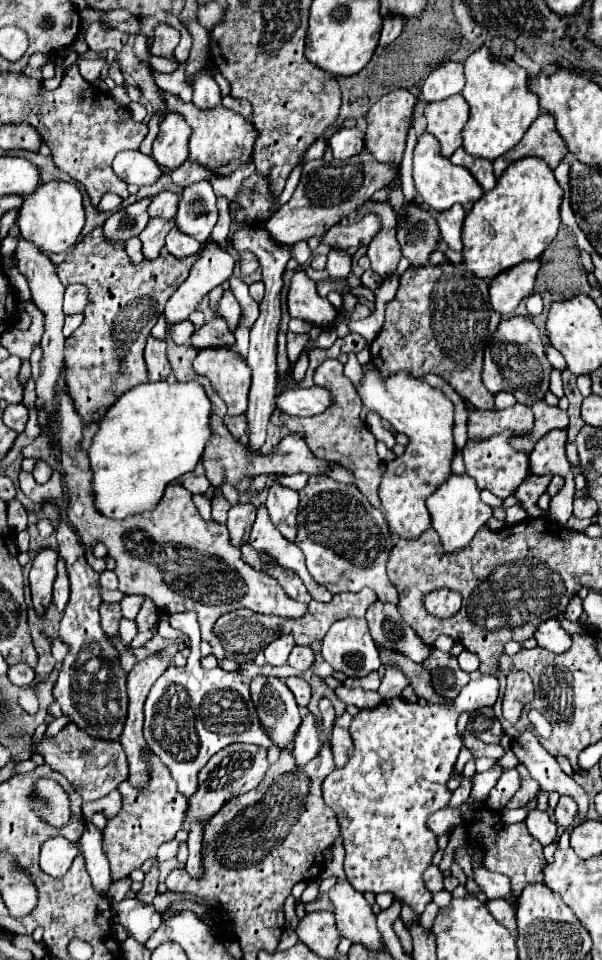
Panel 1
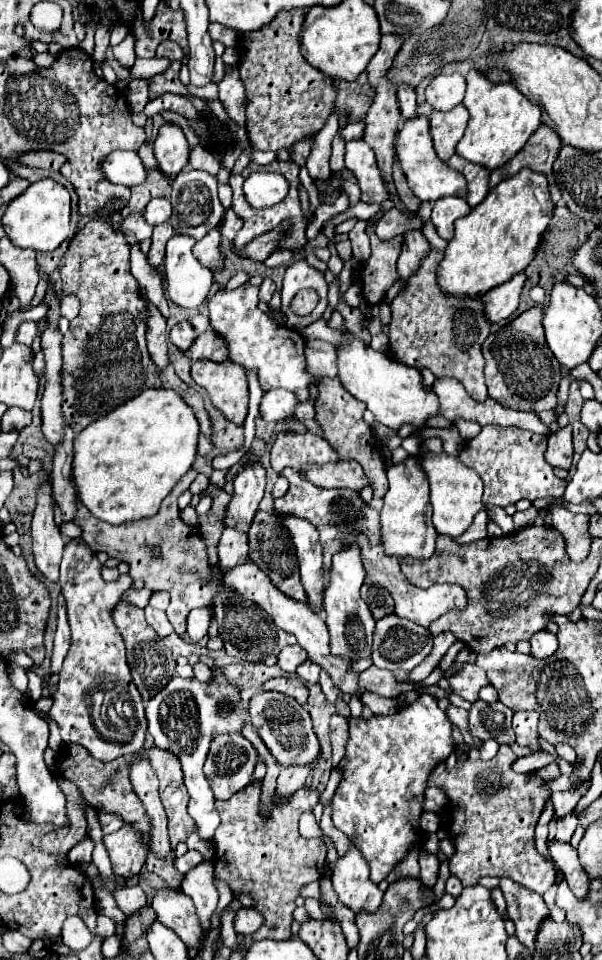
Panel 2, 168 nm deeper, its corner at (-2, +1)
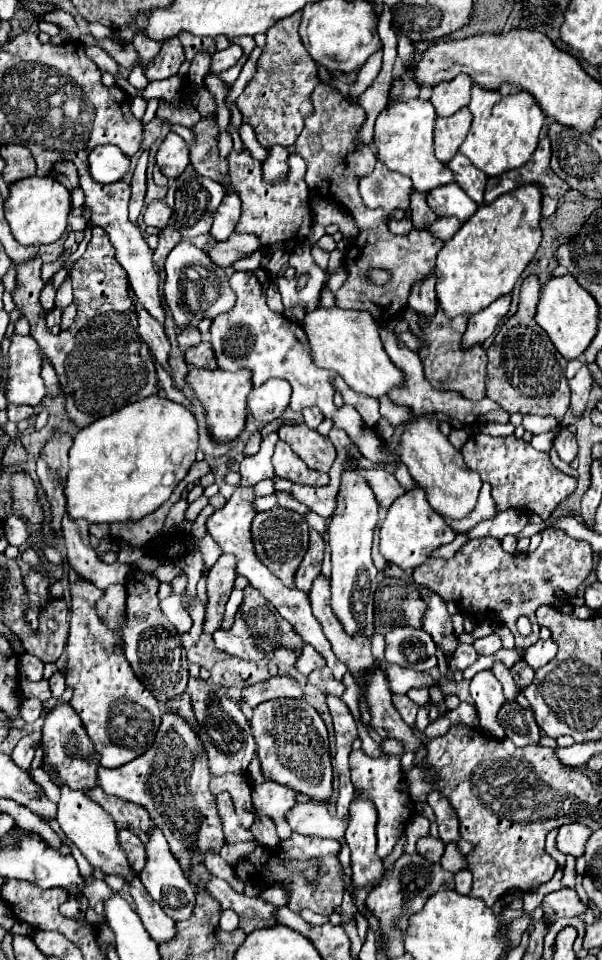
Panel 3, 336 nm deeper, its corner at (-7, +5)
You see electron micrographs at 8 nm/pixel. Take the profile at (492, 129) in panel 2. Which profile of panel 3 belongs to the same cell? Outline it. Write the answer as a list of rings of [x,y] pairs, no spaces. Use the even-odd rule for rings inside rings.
[[[472,85],[472,101],[468,109],[474,121],[466,141],[460,147],[462,155],[466,155],[488,177],[500,175],[510,169],[518,169],[524,163],[528,163],[538,145],[538,135],[544,123],[544,113],[530,93],[520,91],[516,95],[502,97],[498,91]]]

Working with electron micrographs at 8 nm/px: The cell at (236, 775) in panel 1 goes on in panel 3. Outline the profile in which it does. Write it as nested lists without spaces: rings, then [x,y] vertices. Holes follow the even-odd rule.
[[[192,677],[188,681],[188,693],[194,699],[192,703],[200,723],[200,739],[208,755],[210,775],[220,777],[224,773],[244,773],[256,755],[256,743],[240,705],[230,701],[220,685],[212,685],[212,681],[204,681],[200,677]]]

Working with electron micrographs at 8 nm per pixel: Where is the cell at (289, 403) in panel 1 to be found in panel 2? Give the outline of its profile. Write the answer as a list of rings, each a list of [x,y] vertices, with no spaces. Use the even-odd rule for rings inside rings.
[[[271,389],[265,391],[259,403],[259,417],[263,421],[283,421],[285,417],[293,415],[295,409],[295,395],[287,389]]]

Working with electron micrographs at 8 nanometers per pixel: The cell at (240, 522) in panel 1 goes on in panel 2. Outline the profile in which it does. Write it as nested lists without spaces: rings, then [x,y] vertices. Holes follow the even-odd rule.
[[[225,529],[219,541],[219,565],[223,571],[231,571],[237,565],[247,563],[247,535],[237,529]]]

